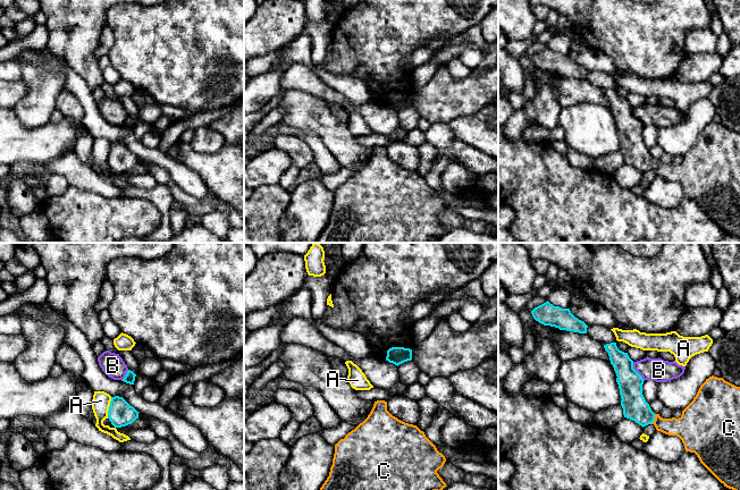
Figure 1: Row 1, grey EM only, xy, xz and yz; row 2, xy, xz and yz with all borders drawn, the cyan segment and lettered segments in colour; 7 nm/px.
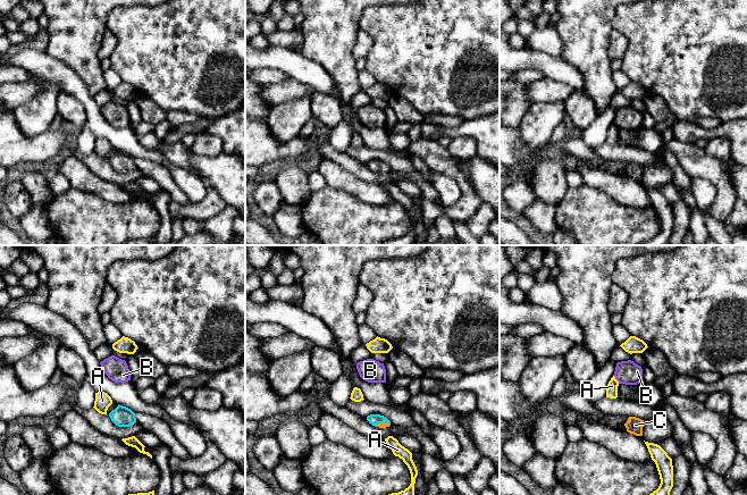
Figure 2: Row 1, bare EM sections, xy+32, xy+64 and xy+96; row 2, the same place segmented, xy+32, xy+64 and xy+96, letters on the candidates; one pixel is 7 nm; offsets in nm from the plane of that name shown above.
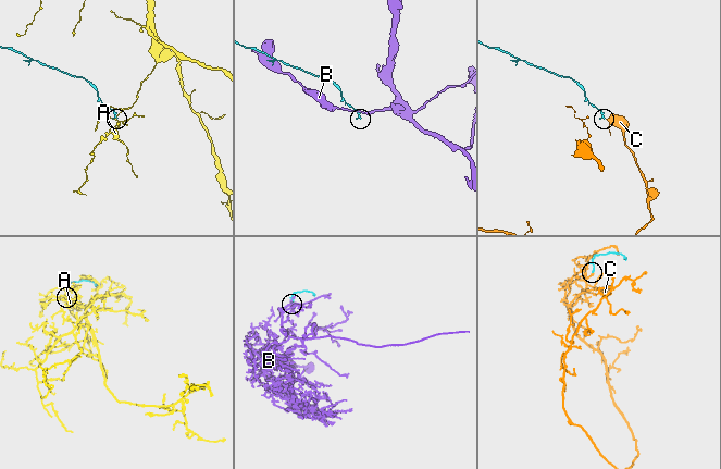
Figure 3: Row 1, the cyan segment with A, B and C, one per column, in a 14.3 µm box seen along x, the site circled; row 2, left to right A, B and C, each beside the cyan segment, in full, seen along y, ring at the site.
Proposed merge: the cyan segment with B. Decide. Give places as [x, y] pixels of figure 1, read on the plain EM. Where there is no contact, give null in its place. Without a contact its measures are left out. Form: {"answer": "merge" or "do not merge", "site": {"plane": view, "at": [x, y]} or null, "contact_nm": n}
{"answer": "do not merge", "site": {"plane": "yz", "at": [636, 117]}, "contact_nm": 160}

